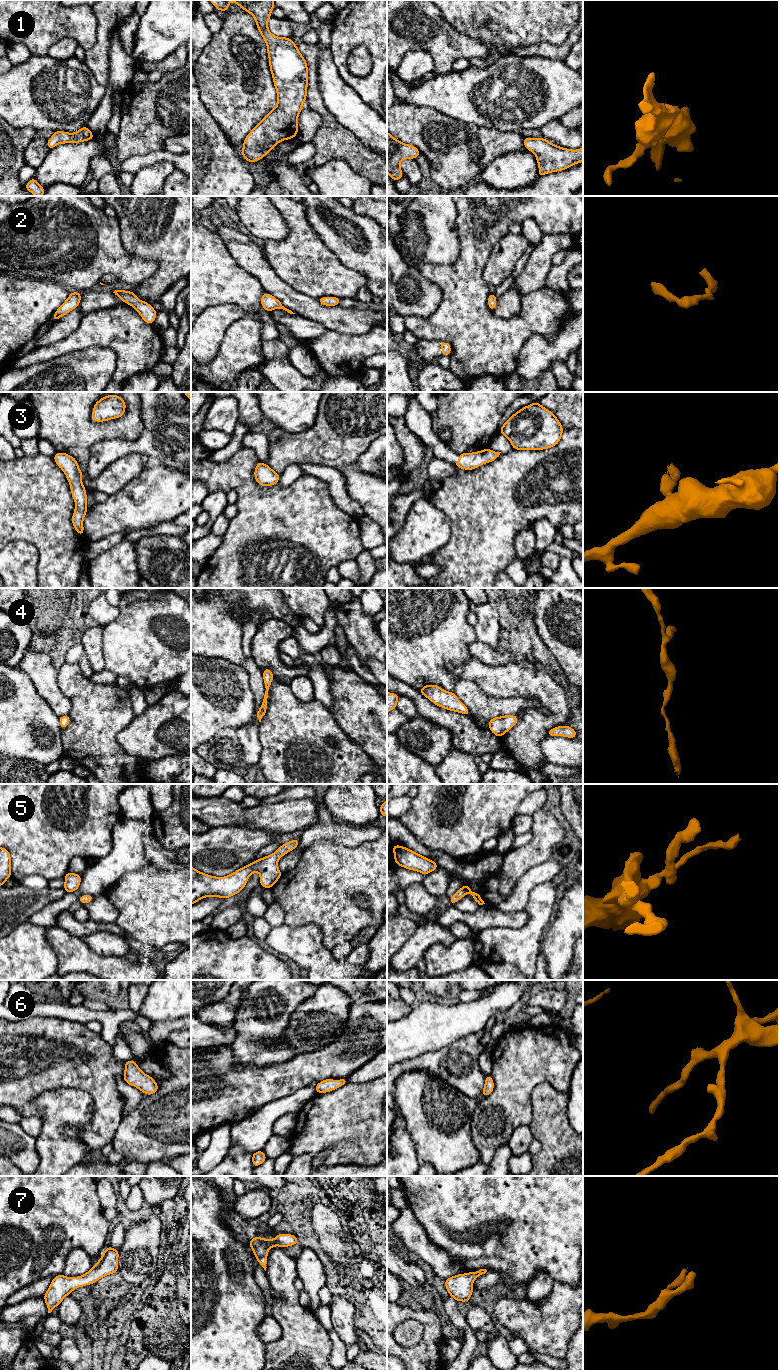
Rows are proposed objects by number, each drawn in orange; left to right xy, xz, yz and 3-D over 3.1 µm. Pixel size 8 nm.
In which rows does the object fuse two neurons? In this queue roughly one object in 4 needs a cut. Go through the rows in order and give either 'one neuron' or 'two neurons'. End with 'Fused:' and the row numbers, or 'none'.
1: one neuron
2: one neuron
3: one neuron
4: one neuron
5: one neuron
6: one neuron
7: one neuron
Fused: none

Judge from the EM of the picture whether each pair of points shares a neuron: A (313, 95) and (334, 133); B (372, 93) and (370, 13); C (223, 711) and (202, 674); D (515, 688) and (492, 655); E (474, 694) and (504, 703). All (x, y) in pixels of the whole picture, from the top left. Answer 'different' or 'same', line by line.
A: same
B: same
C: same
D: different
E: same

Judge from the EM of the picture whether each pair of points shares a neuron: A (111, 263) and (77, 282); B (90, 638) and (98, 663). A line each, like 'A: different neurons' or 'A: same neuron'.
A: same neuron
B: same neuron

